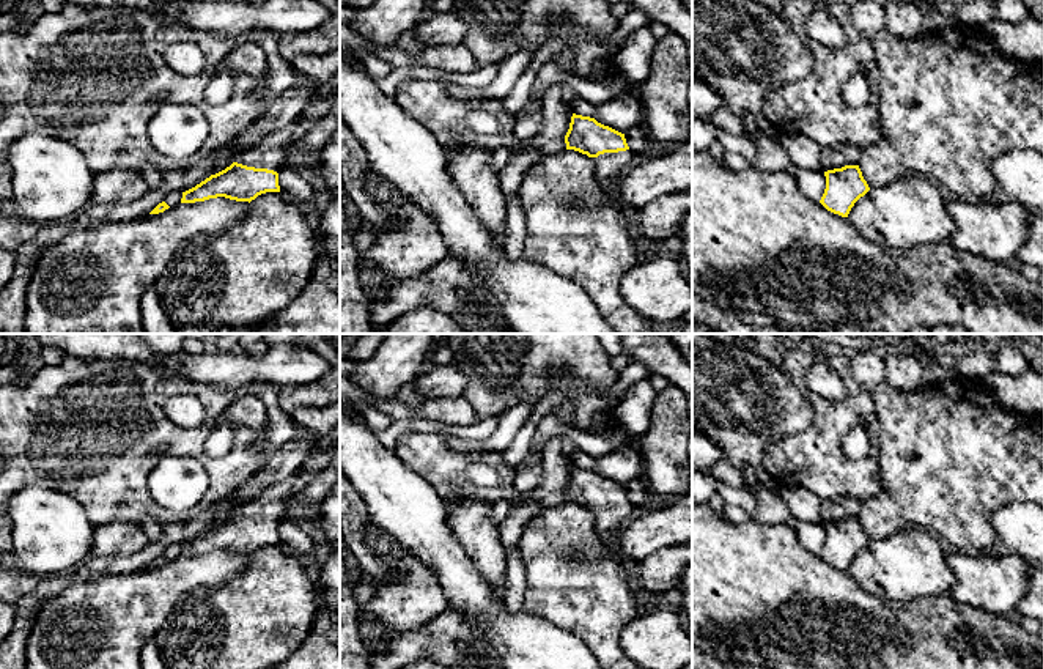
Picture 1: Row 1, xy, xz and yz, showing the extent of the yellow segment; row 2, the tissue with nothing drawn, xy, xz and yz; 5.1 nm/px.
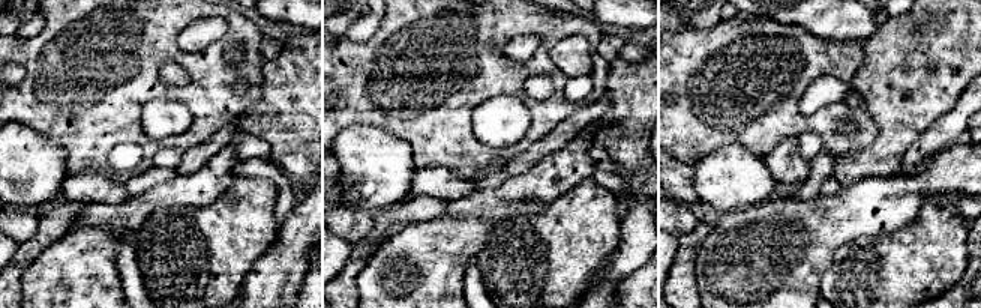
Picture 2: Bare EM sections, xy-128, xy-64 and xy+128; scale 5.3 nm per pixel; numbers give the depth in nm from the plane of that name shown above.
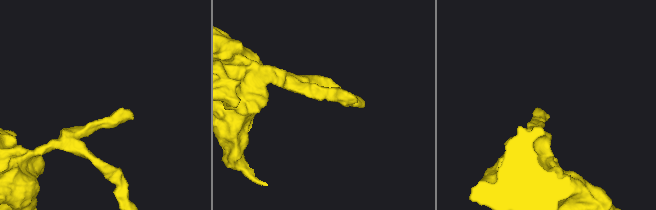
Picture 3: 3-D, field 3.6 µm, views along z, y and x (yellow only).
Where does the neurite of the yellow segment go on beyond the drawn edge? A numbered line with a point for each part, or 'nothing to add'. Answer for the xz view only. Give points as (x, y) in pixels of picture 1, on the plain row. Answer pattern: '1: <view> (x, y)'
1: xz (609, 518)

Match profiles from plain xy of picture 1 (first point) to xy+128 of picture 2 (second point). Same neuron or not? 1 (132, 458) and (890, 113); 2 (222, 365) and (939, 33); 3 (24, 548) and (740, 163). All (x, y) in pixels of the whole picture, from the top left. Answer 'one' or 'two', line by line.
1: two
2: two
3: one

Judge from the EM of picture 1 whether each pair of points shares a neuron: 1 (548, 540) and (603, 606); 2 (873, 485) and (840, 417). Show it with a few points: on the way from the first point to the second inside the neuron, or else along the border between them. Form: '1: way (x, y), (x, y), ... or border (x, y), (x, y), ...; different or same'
1: way (563, 556), (574, 578), (587, 591); same
2: way (855, 473), (836, 454), (836, 436); same

